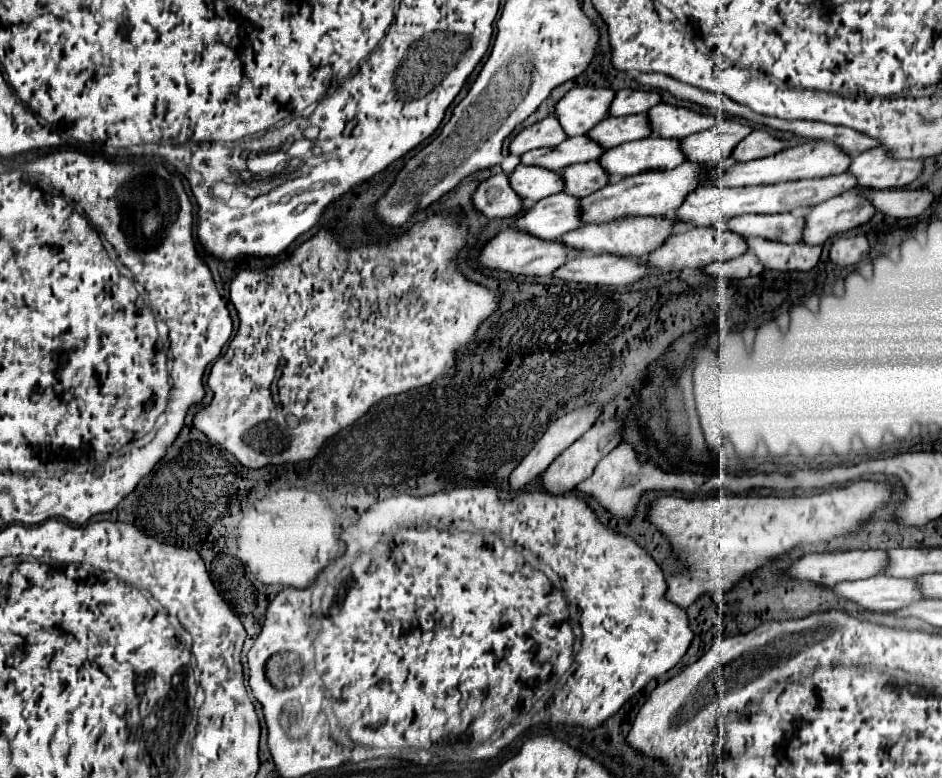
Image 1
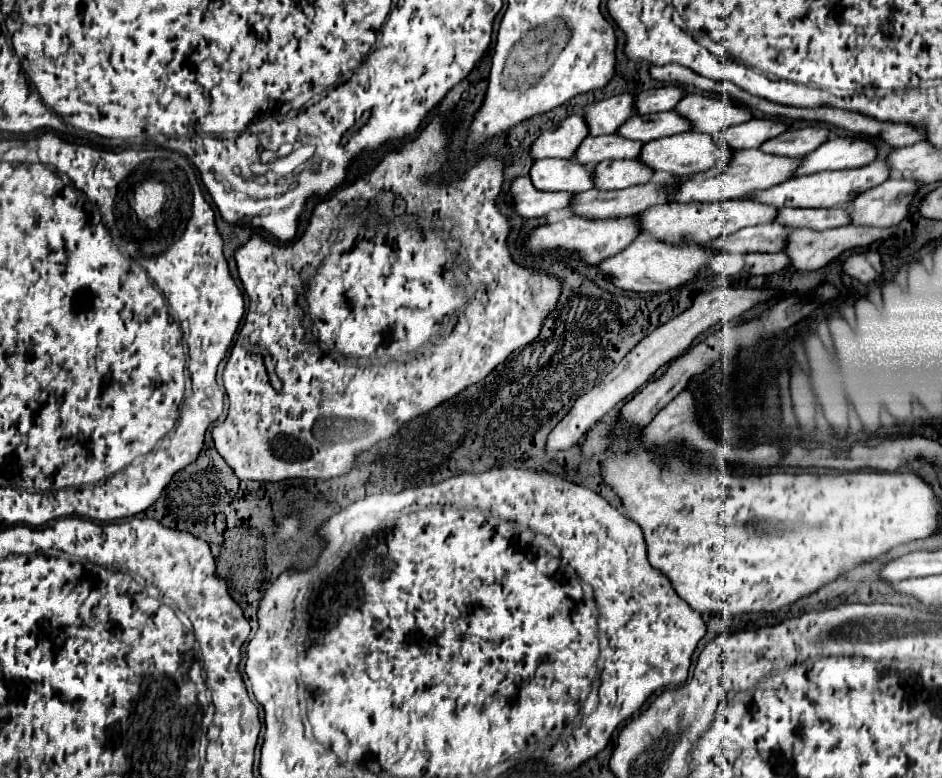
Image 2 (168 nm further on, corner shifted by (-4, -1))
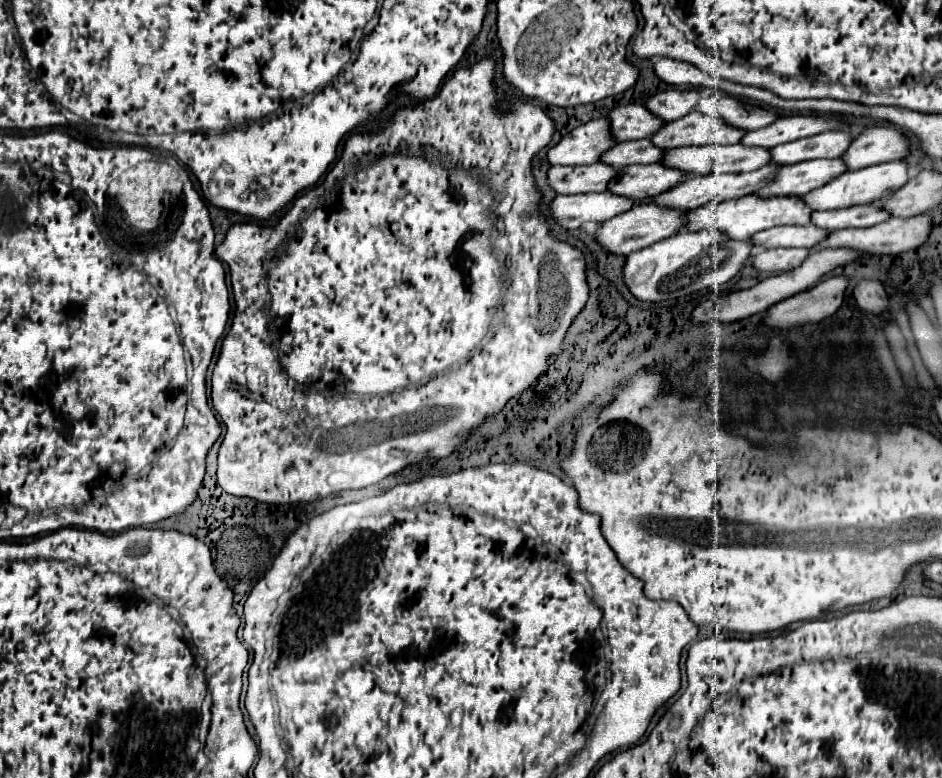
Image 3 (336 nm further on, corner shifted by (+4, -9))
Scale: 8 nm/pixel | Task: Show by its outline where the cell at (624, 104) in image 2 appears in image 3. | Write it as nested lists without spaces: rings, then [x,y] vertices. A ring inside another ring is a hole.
[[[639,104],[617,106],[609,114],[609,120],[611,120],[611,132],[619,142],[651,138],[665,124],[665,120],[659,120],[653,112],[649,112],[645,106]]]

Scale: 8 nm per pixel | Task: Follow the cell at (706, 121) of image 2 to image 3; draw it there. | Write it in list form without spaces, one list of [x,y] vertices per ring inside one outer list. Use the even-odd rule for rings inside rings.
[[[721,92],[709,96],[709,98],[703,98],[697,108],[697,112],[703,112],[703,114],[719,114],[725,118],[727,124],[735,126],[735,128],[743,128],[743,130],[759,130],[767,124],[773,124],[779,114],[773,112],[773,110],[765,110],[765,108],[745,108],[745,102],[733,98],[733,96],[727,96]]]

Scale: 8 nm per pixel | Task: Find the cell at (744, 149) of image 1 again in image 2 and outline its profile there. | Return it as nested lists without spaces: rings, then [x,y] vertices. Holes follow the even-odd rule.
[[[801,128],[801,130],[787,130],[779,138],[771,138],[761,144],[761,150],[775,156],[787,156],[787,158],[799,158],[815,150],[819,144],[823,144],[829,136],[829,130],[825,128]]]

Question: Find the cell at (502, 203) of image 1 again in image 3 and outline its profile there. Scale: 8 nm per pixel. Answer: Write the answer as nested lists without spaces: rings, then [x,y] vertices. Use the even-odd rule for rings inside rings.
[[[613,192],[599,194],[575,194],[575,196],[557,196],[551,204],[551,214],[563,228],[577,230],[583,222],[605,222],[617,214],[623,214],[633,208],[633,200],[617,196]]]

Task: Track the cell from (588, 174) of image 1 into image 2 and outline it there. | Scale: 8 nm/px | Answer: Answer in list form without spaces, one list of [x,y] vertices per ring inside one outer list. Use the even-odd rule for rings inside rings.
[[[603,160],[593,168],[595,188],[621,190],[633,184],[645,184],[651,180],[653,170],[639,160]]]

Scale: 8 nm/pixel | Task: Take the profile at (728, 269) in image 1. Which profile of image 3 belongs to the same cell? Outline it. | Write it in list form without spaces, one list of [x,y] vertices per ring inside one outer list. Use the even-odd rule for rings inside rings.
[[[754,247],[751,252],[751,264],[769,274],[777,272],[789,272],[803,264],[803,260],[809,256],[807,248],[771,248]]]

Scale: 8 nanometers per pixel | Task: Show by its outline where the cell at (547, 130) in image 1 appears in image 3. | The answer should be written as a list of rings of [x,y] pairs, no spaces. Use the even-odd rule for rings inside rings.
[[[599,118],[565,134],[561,142],[549,150],[547,158],[553,166],[555,164],[561,164],[561,166],[593,164],[593,162],[599,162],[603,152],[607,152],[615,144],[617,140],[611,136],[609,118]]]

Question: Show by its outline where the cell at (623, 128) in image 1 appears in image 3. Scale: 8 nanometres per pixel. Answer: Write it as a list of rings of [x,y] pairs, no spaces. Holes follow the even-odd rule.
[[[691,112],[681,120],[665,124],[651,142],[659,148],[681,148],[681,146],[703,146],[703,144],[735,144],[747,132],[741,128],[731,128],[721,116],[703,116],[701,112]]]

